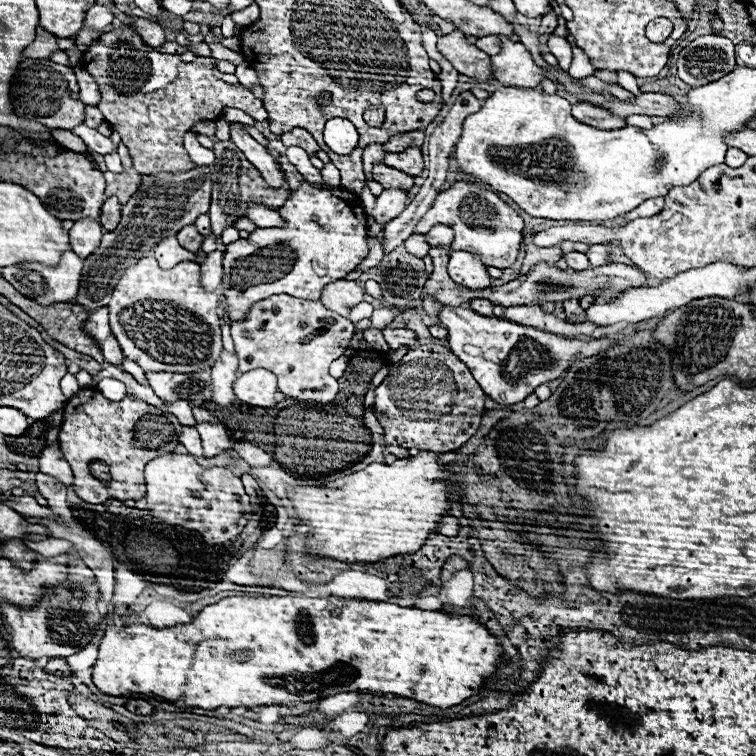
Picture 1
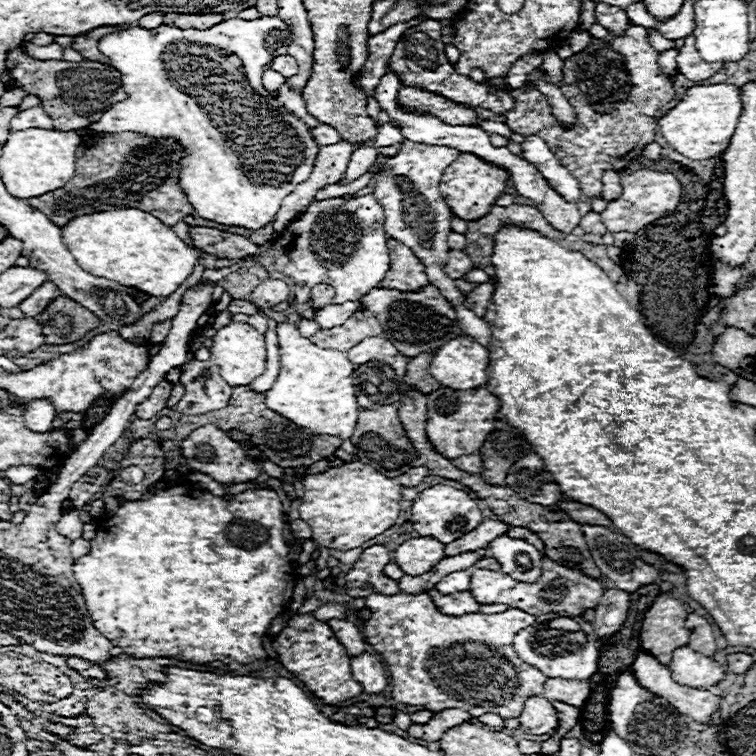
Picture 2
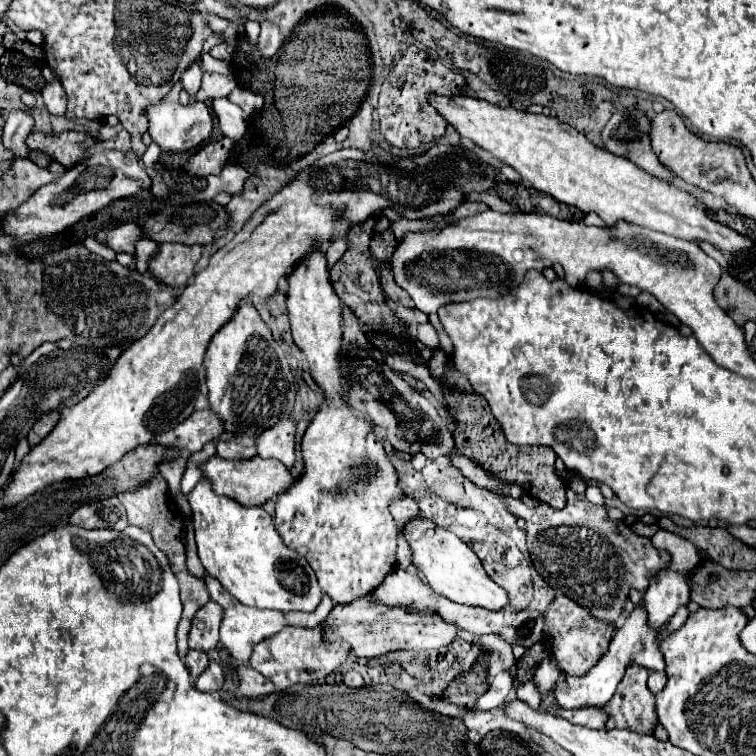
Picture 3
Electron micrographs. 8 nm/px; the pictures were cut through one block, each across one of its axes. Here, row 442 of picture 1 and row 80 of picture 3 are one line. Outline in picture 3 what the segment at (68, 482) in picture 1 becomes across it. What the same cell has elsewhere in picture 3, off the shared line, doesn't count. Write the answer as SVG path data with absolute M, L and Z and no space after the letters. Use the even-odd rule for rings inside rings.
M54 80L54 82L50 82L42 88L42 98L44 98L44 104L46 104L50 114L64 116L64 112L66 112L66 92L64 92L64 88L58 80Z

